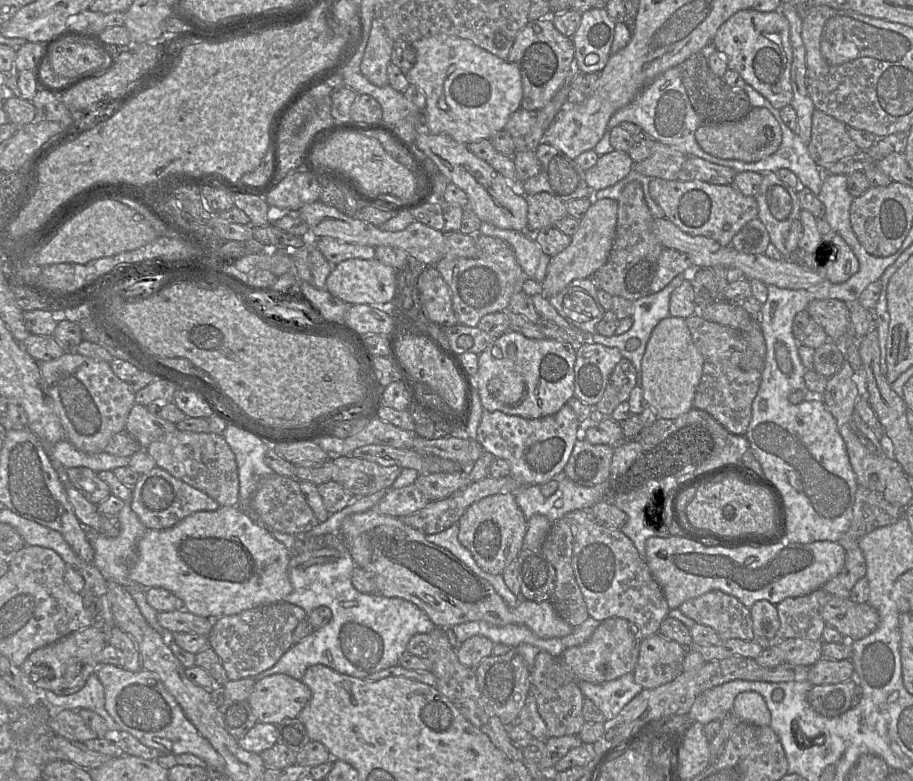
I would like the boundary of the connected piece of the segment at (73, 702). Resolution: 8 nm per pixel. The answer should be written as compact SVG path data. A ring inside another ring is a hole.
M96 671L89 676L84 687L74 694L59 696L46 690L45 695L47 696L50 705L55 709L76 711L80 709L88 709L97 713L104 719L109 729L109 733L112 736L121 730L119 724L105 709L104 687L99 681Z

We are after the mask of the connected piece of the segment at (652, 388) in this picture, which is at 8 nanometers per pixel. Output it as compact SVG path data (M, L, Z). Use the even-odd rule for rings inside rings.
M669 316L653 329L641 360L643 397L662 419L675 419L693 408L703 372L703 357L683 318Z

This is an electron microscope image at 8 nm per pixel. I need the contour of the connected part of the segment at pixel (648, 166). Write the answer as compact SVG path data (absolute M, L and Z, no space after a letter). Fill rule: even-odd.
M655 141L651 154L633 169L641 175L664 180L677 180L678 173L687 156L672 146Z

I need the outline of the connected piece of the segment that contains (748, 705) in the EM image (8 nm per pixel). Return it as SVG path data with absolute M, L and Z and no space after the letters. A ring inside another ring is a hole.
M744 691L739 693L733 706L733 712L739 720L760 726L769 726L771 713L761 694L755 691Z

